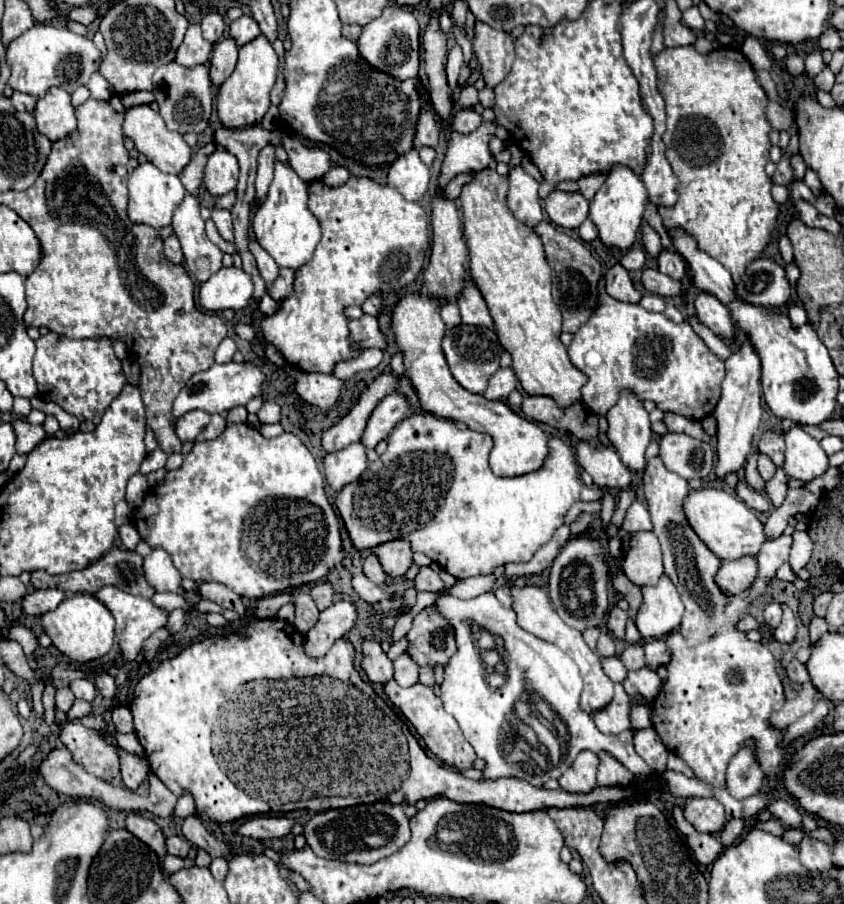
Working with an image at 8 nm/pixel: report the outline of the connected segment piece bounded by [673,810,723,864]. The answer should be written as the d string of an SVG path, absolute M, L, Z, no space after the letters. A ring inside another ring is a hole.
M673 810L673 818L675 818L675 822L677 822L677 828L685 834L691 850L695 852L695 856L697 856L697 860L699 860L701 864L711 864L711 862L723 852L723 844L721 844L715 836L711 836L711 834L701 834L701 832L697 832L697 830L685 820L683 810Z

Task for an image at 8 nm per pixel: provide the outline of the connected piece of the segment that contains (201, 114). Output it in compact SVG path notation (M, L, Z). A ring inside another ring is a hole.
M169 62L155 70L153 86L155 86L153 94L159 104L159 114L163 116L169 130L175 130L181 134L185 134L185 132L199 134L205 130L211 110L213 110L213 92L211 92L207 66L201 64L201 66L187 68L177 62Z

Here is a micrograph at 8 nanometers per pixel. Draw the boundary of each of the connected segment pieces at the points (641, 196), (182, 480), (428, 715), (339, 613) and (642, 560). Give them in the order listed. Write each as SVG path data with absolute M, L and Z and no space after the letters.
M613 166L613 170L609 170L607 180L591 200L591 212L589 212L589 218L597 226L599 238L603 240L603 244L615 246L621 250L631 248L643 222L645 200L647 200L647 190L641 176L637 176L627 166Z
M227 424L227 428L213 440L205 440L205 442L195 442L191 452L183 458L181 468L167 472L165 482L151 488L149 494L143 500L143 506L137 508L133 512L133 526L137 528L137 532L141 534L143 540L147 540L153 548L163 548L167 550L167 554L173 560L173 566L181 572L183 578L193 578L193 580L213 580L219 584L229 586L235 594L243 596L243 598L265 598L277 592L285 592L289 588L301 586L301 584L309 584L309 582L317 582L321 578L327 576L327 572L335 566L339 566L345 558L345 550L341 544L341 524L337 514L333 512L325 490L323 490L323 476L315 464L313 454L307 450L307 446L289 432L283 432L275 438L263 438L259 434L259 430L247 426L247 424Z
M391 680L391 682L385 684L385 694L387 694L387 698L407 716L407 720L415 726L417 734L425 740L427 748L429 748L441 762L445 762L447 766L459 766L459 768L471 768L471 766L473 766L473 762L475 762L475 752L473 752L473 748L471 748L469 742L463 738L463 734L461 734L455 718L445 712L443 702L441 702L441 698L435 696L433 688L427 688L427 686L423 686L421 682L415 684L415 686L403 688L403 686L399 686L395 680Z
M335 602L325 608L319 616L319 622L305 634L305 650L309 656L323 656L335 640L343 638L345 632L353 628L357 620L355 602Z
M653 532L631 534L629 550L623 558L623 572L633 584L653 586L663 576L661 546Z

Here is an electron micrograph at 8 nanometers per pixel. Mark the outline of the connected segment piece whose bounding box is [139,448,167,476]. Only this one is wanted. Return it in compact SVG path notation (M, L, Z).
M157 448L155 452L147 454L145 462L141 464L141 470L139 470L139 474L147 476L149 472L155 472L155 470L159 470L159 468L165 468L165 462L167 462L167 454L165 454L163 450L159 450L159 448Z

